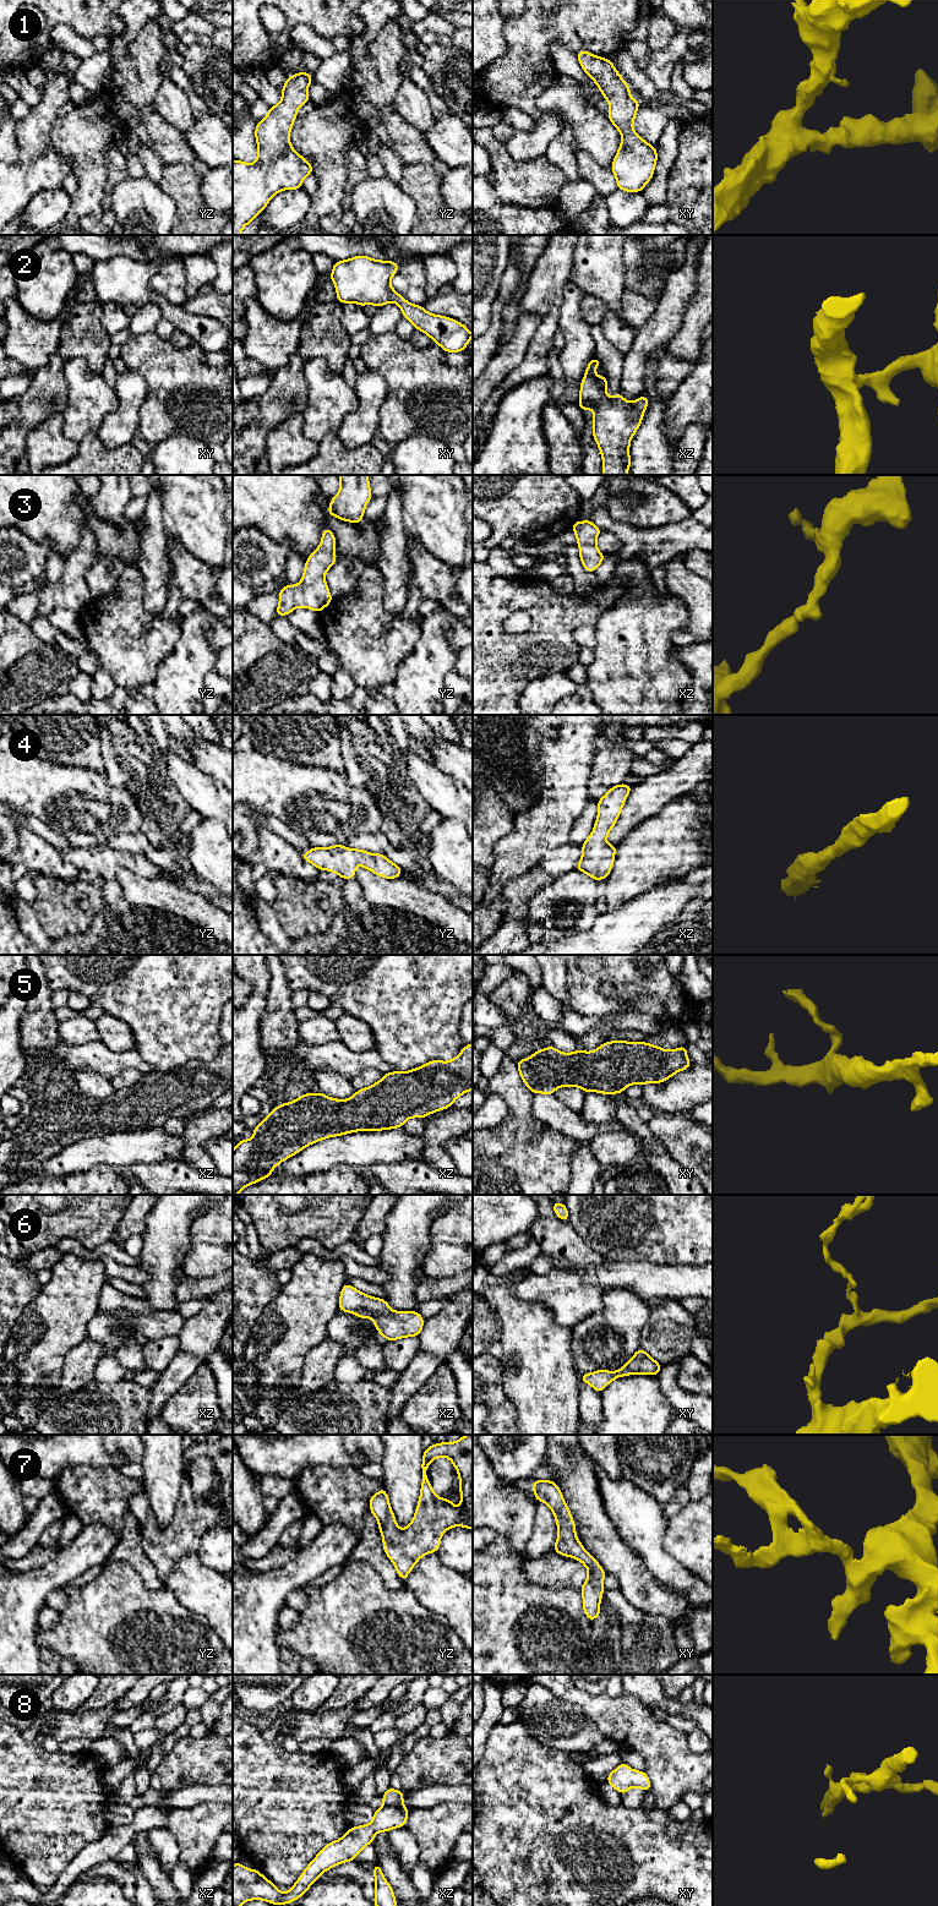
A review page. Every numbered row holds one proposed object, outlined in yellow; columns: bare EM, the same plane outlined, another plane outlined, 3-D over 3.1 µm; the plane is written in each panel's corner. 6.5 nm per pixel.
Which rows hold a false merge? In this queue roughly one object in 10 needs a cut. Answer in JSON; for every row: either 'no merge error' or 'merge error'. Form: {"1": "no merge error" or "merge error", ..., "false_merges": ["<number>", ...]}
{"1": "no merge error", "2": "no merge error", "3": "no merge error", "4": "no merge error", "5": "no merge error", "6": "no merge error", "7": "no merge error", "8": "no merge error", "false_merges": []}

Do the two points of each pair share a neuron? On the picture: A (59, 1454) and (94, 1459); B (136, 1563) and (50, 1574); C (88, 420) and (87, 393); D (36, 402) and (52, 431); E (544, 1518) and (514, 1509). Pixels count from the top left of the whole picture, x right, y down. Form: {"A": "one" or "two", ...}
{"A": "one", "B": "two", "C": "one", "D": "two", "E": "two"}

